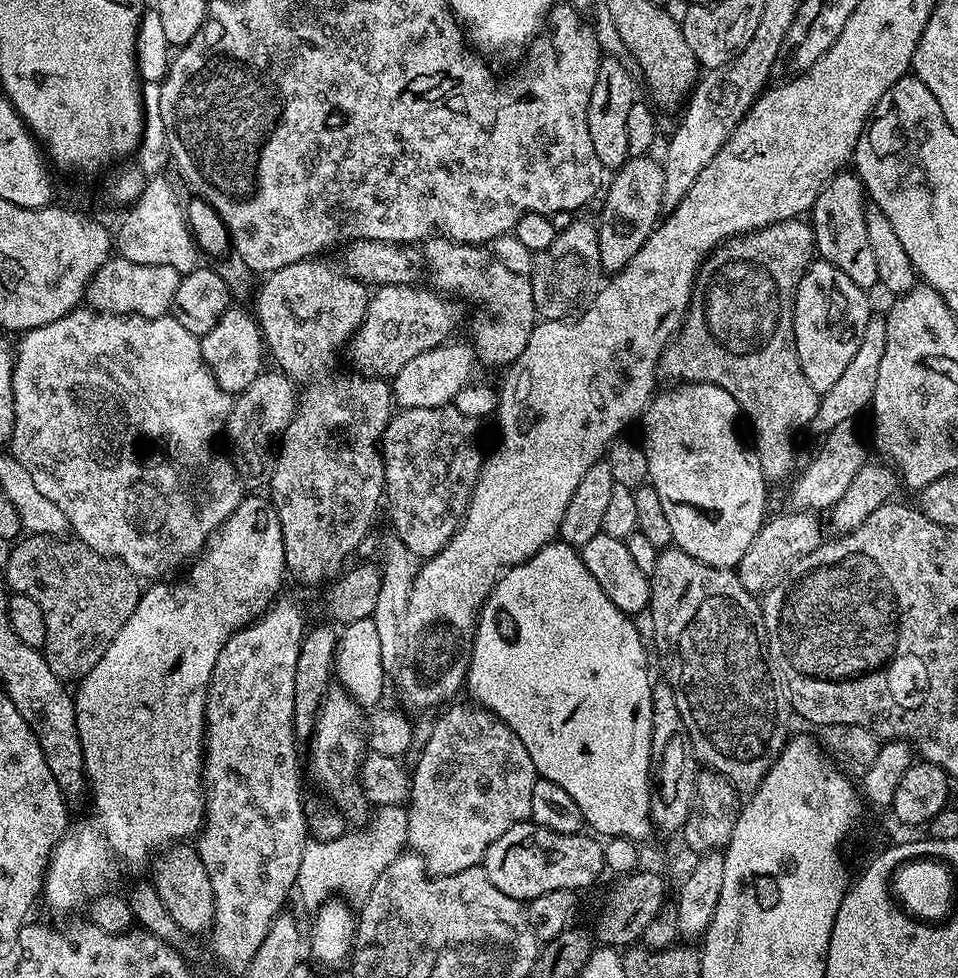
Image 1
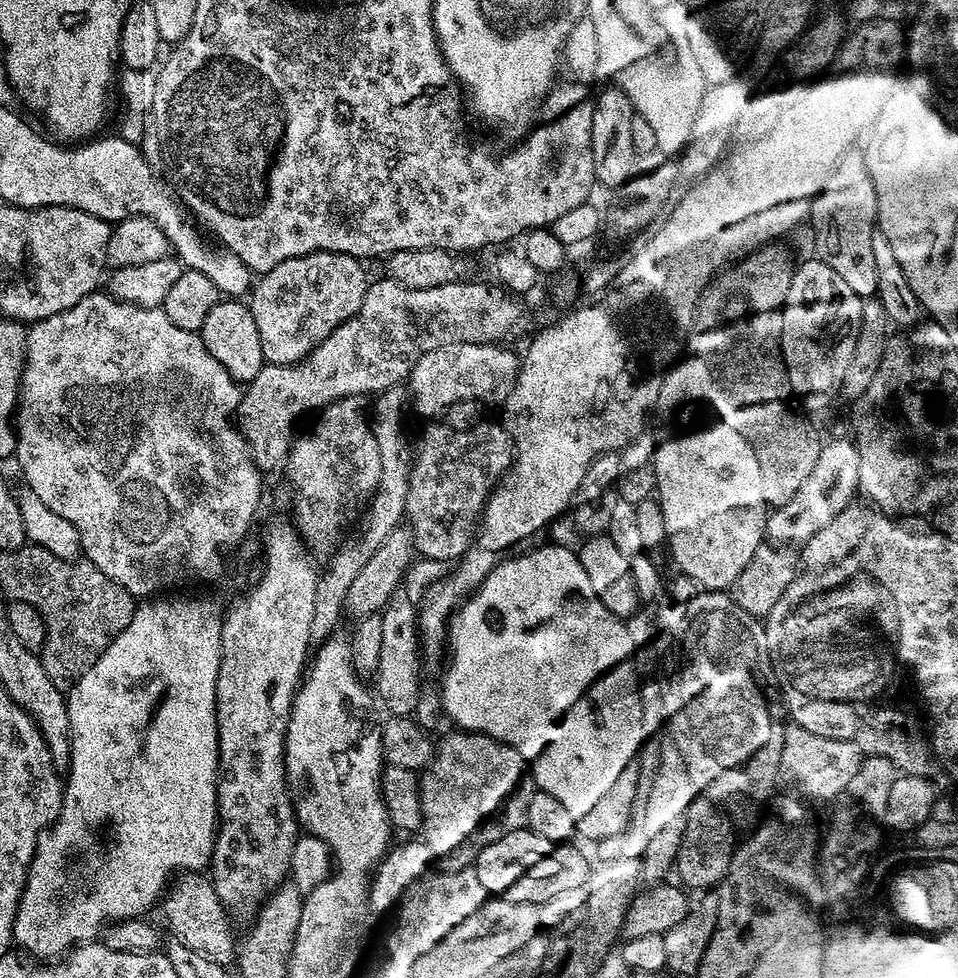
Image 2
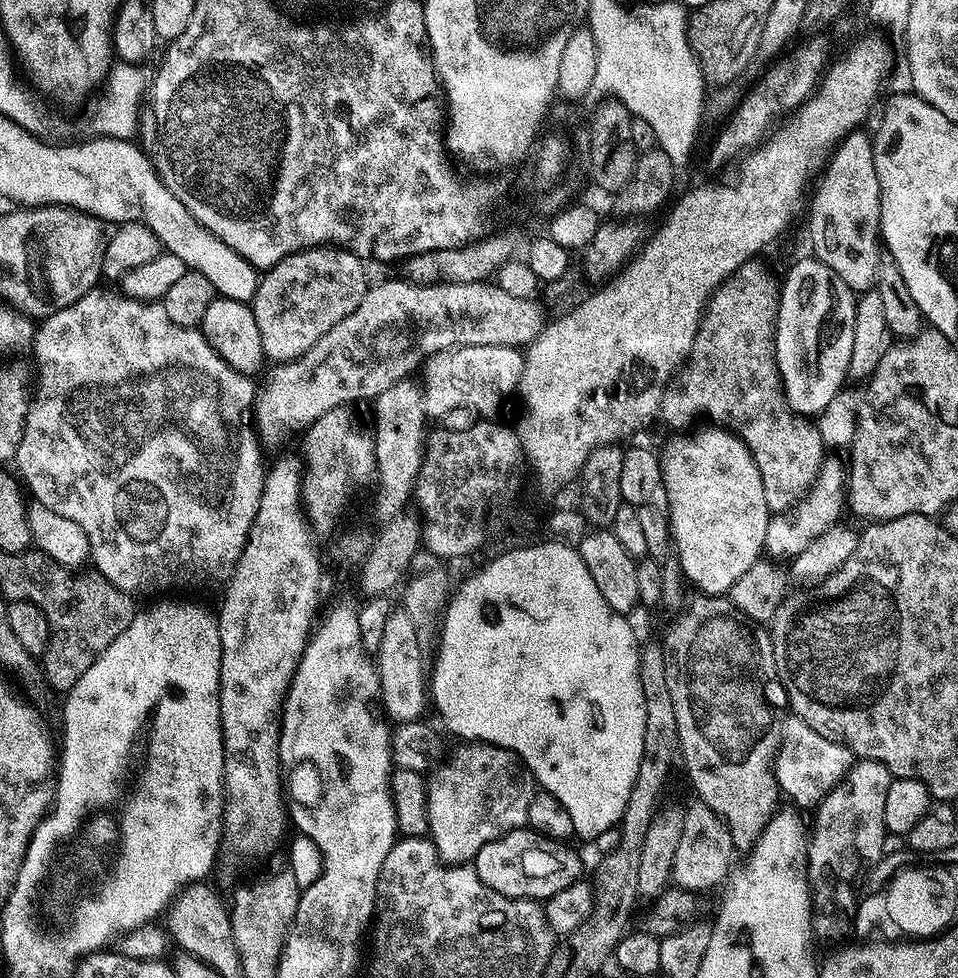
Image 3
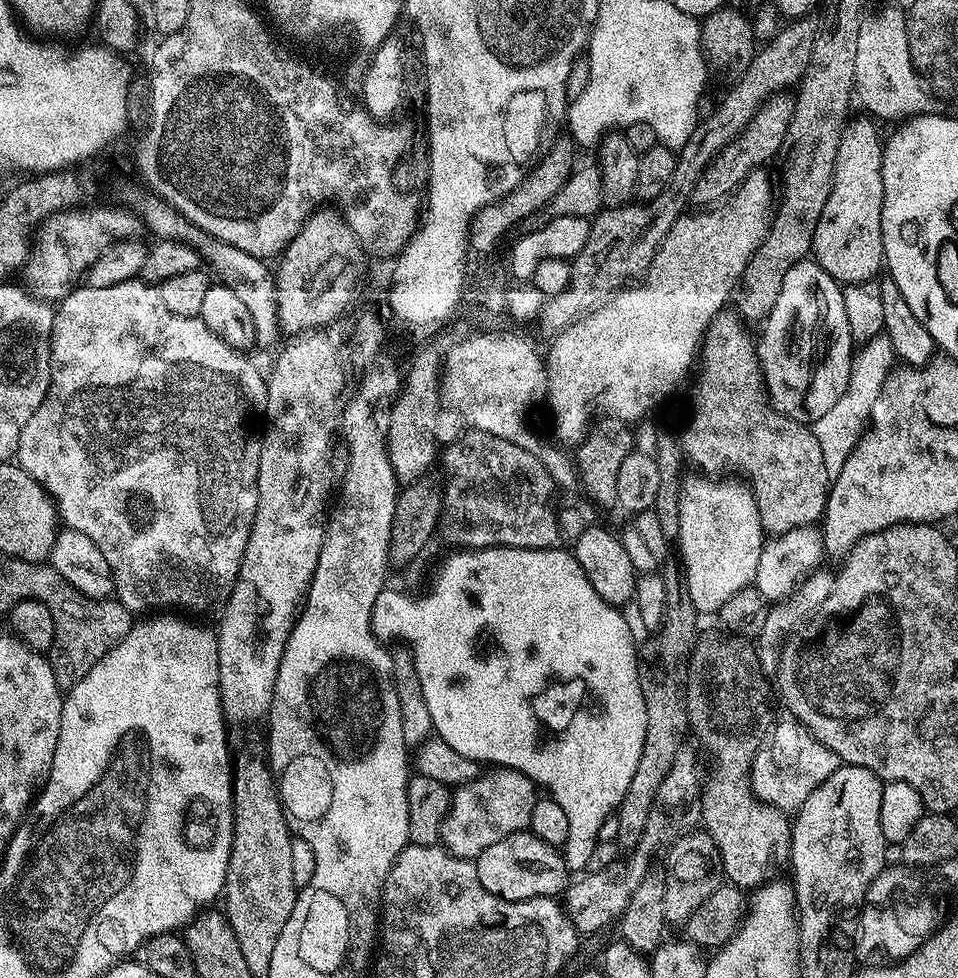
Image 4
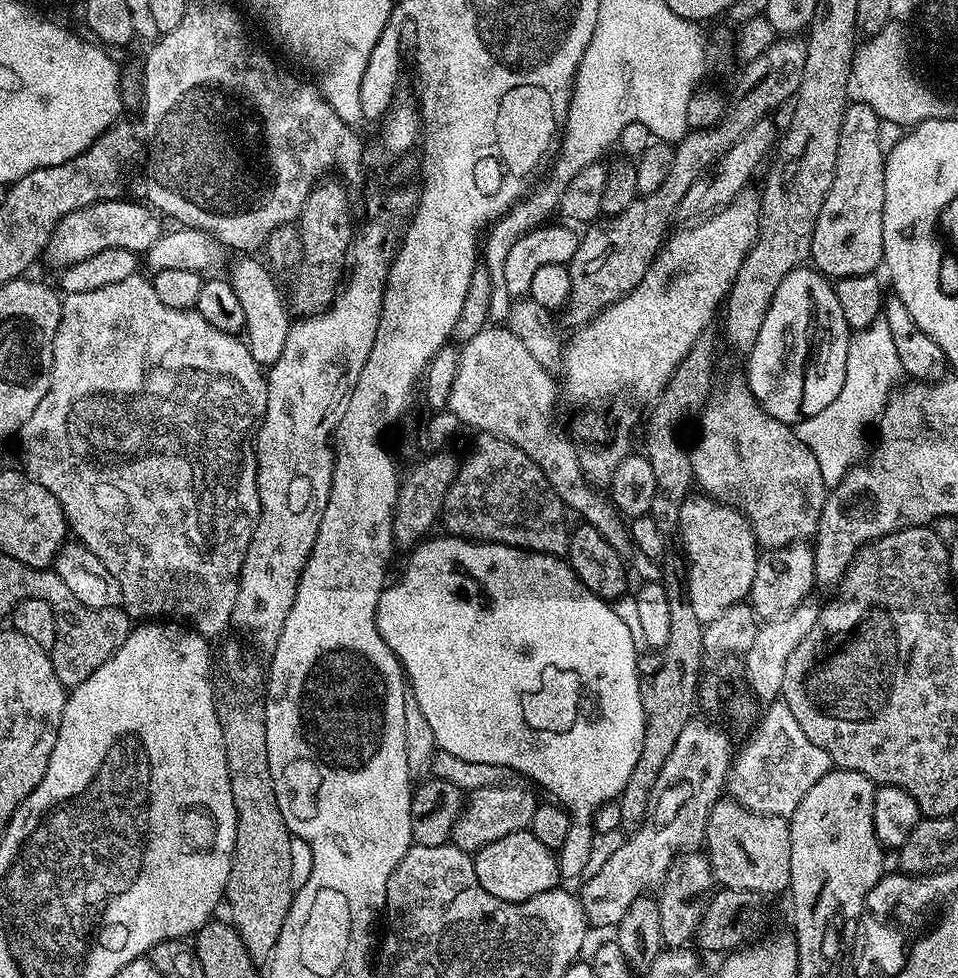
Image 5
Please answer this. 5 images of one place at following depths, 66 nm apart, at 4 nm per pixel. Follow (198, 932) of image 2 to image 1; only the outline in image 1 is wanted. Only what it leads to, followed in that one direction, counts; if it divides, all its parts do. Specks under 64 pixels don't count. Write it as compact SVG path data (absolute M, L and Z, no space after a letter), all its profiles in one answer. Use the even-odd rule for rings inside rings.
M177 842L163 849L155 857L151 868L150 882L156 887L158 898L162 898L162 906L166 906L170 918L174 918L184 932L207 933L214 918L214 886L210 886L208 868L195 847L188 842Z

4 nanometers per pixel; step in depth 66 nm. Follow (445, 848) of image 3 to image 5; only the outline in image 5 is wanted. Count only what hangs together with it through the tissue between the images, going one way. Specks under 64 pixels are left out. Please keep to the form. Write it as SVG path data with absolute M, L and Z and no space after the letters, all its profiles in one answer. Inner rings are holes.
M515 782L495 784L469 792L461 814L452 827L451 843L461 848L463 852L475 854L490 842L498 842L498 838L506 838L506 834L528 830L537 803L537 797L532 797L526 789L519 788Z

